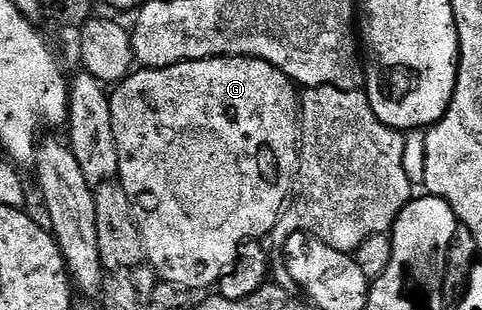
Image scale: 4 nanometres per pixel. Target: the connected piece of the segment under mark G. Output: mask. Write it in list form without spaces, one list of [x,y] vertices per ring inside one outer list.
[[[217,56],[217,57],[216,57],[216,58],[212,58],[212,59],[211,59],[211,60],[189,60],[189,61],[188,61],[188,62],[180,62],[180,63],[179,63],[179,64],[173,64],[173,65],[172,65],[172,66],[168,66],[168,67],[167,67],[167,68],[142,68],[142,69],[141,69],[141,70],[134,70],[134,71],[131,71],[131,73],[130,73],[130,75],[129,75],[129,76],[127,76],[127,77],[126,77],[126,79],[124,79],[124,80],[121,80],[121,82],[120,82],[120,83],[119,83],[119,84],[117,84],[117,85],[116,85],[116,87],[115,87],[115,88],[114,88],[114,89],[113,89],[113,91],[111,91],[111,92],[110,92],[110,109],[111,109],[111,110],[112,110],[112,134],[116,134],[116,142],[117,142],[117,143],[118,143],[118,153],[119,153],[119,154],[120,154],[120,166],[119,166],[119,167],[118,167],[118,174],[117,174],[117,179],[118,179],[118,180],[119,180],[119,181],[120,181],[120,183],[121,183],[121,186],[122,186],[122,189],[123,189],[123,190],[125,190],[125,192],[126,192],[126,193],[127,193],[127,194],[128,194],[128,198],[129,198],[129,199],[130,199],[130,200],[131,200],[131,202],[133,202],[133,204],[134,204],[134,210],[135,210],[135,213],[136,213],[136,219],[137,219],[137,221],[138,221],[138,229],[140,229],[140,230],[141,230],[141,231],[142,231],[142,241],[143,241],[143,242],[144,242],[144,246],[145,246],[145,247],[146,247],[146,253],[147,253],[147,254],[148,254],[148,258],[149,258],[149,259],[150,259],[150,264],[151,264],[151,265],[152,265],[152,266],[153,266],[153,268],[154,268],[154,270],[155,270],[155,273],[157,273],[157,275],[158,275],[158,276],[159,276],[159,277],[161,277],[161,279],[162,279],[162,280],[163,280],[163,281],[165,281],[165,283],[168,283],[168,284],[176,284],[176,285],[178,285],[178,286],[179,286],[179,287],[181,287],[181,288],[184,288],[184,289],[187,289],[187,290],[197,290],[197,289],[196,289],[196,288],[210,288],[210,289],[213,289],[213,288],[214,288],[214,287],[215,287],[215,285],[217,285],[217,283],[218,283],[218,281],[219,281],[219,280],[221,280],[221,279],[222,279],[222,276],[223,276],[223,274],[224,274],[224,273],[225,273],[225,272],[226,272],[226,271],[227,271],[227,270],[228,270],[228,269],[230,269],[230,267],[231,267],[231,266],[232,266],[232,265],[233,265],[233,264],[234,264],[234,259],[236,259],[236,257],[238,257],[238,249],[239,249],[239,248],[241,248],[241,247],[242,247],[242,245],[243,245],[243,244],[245,244],[245,243],[247,243],[247,242],[250,242],[250,241],[253,241],[253,240],[254,240],[254,239],[255,239],[255,238],[262,238],[262,237],[258,237],[258,236],[266,236],[266,237],[269,237],[269,236],[270,236],[270,235],[271,235],[271,233],[273,233],[273,231],[274,231],[274,228],[275,228],[275,227],[276,227],[276,225],[278,225],[278,220],[279,220],[279,219],[280,219],[280,218],[281,218],[281,216],[282,216],[282,213],[283,213],[283,211],[284,211],[284,209],[285,209],[285,208],[286,208],[286,207],[287,207],[287,204],[288,204],[288,201],[289,201],[289,200],[290,200],[290,199],[291,199],[291,196],[292,196],[292,189],[293,189],[293,188],[294,188],[294,187],[295,187],[295,184],[296,184],[296,173],[297,173],[297,170],[298,170],[298,146],[299,146],[299,143],[300,143],[300,92],[299,92],[299,89],[298,89],[298,88],[297,88],[297,87],[296,87],[296,85],[295,85],[295,83],[294,83],[294,81],[292,81],[292,80],[289,80],[289,79],[288,79],[288,77],[286,77],[286,76],[285,76],[285,74],[283,74],[283,73],[282,73],[282,72],[281,72],[281,71],[280,71],[280,69],[278,69],[278,68],[277,68],[277,67],[276,67],[276,66],[272,66],[272,65],[271,65],[271,64],[269,64],[269,63],[268,63],[268,62],[264,62],[264,61],[263,61],[263,60],[257,60],[257,59],[256,59],[256,58],[252,58],[252,57],[251,57],[251,56]]]

